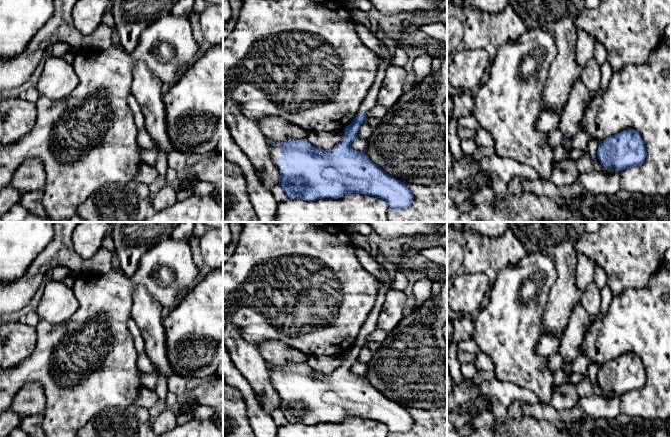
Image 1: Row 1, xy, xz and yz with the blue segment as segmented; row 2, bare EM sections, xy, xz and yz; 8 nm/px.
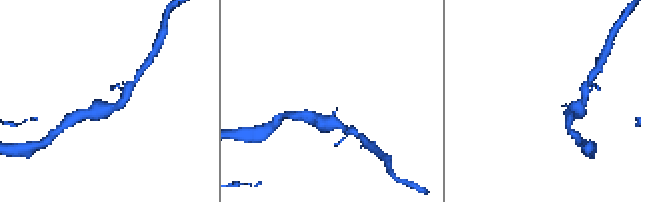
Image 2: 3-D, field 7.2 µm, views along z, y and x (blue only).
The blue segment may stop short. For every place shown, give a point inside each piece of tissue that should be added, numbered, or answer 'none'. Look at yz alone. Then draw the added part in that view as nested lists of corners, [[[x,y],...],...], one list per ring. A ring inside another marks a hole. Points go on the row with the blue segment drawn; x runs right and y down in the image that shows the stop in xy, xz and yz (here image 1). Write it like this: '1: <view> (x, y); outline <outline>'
1: yz (555, 137); outline [[[557,128],[555,130],[550,131],[547,133],[547,144],[554,149],[555,147],[559,145],[563,146],[570,146],[571,141],[564,143],[563,142],[564,135],[563,133]]]

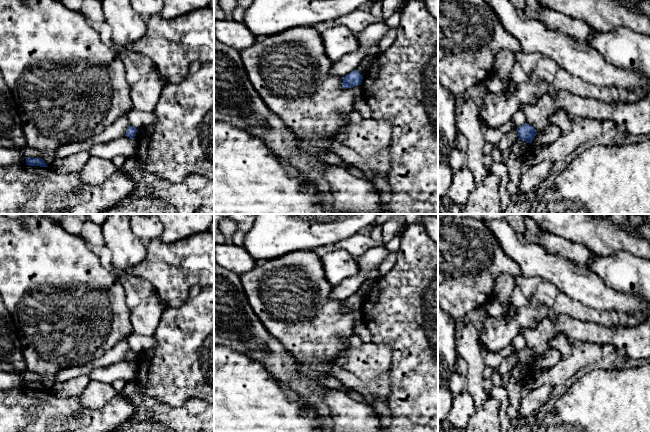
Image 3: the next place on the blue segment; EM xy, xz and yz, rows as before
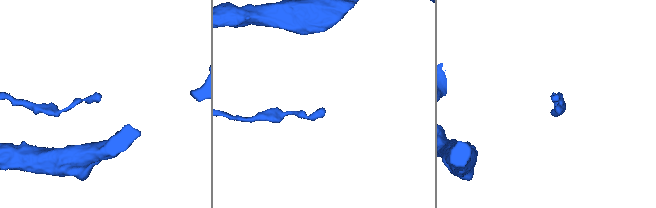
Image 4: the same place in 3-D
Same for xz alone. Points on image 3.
none

